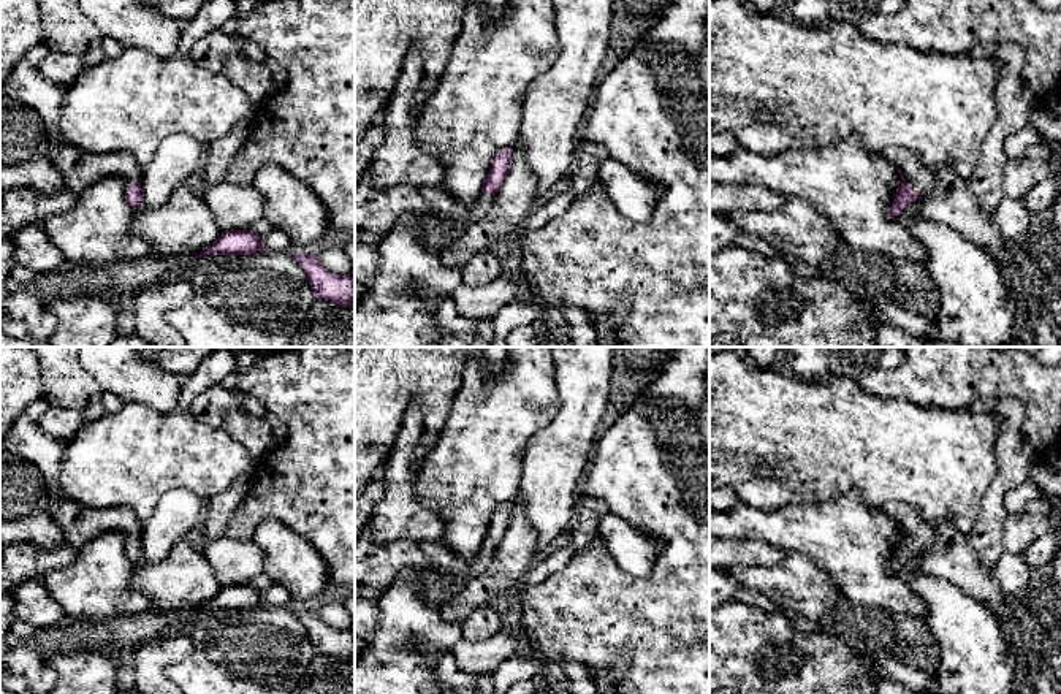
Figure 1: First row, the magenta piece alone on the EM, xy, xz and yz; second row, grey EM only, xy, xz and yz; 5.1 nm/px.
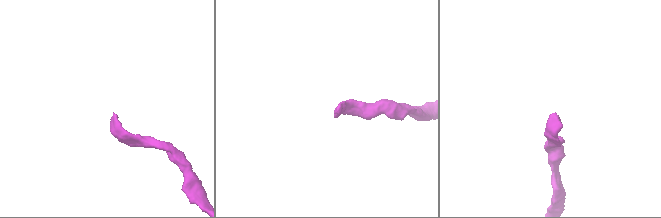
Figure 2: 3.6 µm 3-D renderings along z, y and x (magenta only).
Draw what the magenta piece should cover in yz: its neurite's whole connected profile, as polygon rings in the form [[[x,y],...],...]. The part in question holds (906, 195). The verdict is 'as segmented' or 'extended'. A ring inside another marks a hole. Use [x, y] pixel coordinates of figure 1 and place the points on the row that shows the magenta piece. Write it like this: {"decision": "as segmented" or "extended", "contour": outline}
{"decision": "extended", "contour": [[[893,149],[885,154],[885,158],[901,176],[901,185],[898,187],[888,211],[888,215],[895,219],[928,192],[933,185],[933,173],[923,165],[917,154],[909,151]]]}

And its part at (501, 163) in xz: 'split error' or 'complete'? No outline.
split error

